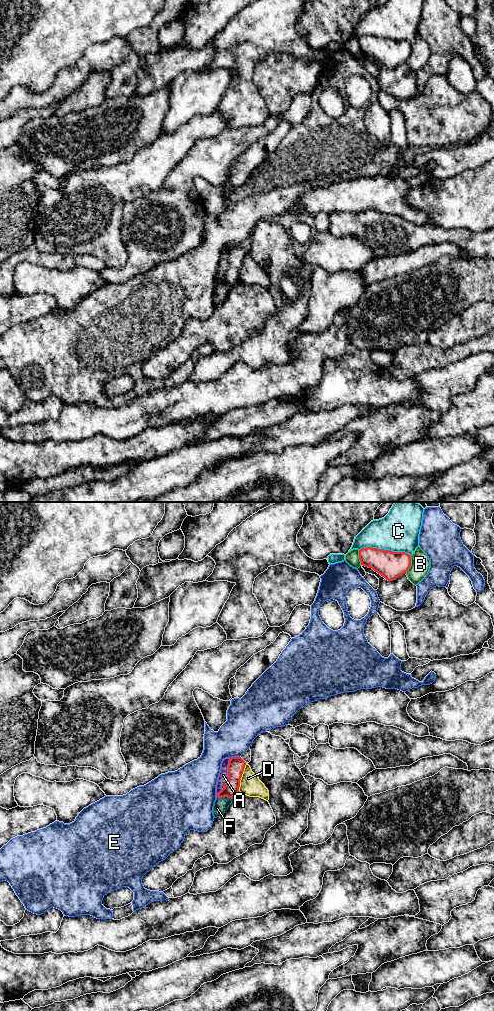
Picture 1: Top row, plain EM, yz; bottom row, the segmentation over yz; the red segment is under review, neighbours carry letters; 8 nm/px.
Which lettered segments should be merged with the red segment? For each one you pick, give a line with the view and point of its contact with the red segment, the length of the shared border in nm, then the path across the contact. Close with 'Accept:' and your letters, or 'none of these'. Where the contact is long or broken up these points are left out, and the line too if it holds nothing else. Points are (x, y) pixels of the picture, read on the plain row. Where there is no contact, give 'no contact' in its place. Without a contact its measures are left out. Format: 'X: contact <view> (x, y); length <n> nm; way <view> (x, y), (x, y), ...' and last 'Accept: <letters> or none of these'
Accept: none of these

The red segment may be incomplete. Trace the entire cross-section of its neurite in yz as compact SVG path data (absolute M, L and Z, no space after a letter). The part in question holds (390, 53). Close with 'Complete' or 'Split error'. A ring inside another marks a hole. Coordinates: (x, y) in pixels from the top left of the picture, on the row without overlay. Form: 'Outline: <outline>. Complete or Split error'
Outline: M366 35L359 38L361 53L372 56L388 69L406 62L411 54L411 43L405 40Z. Complete

